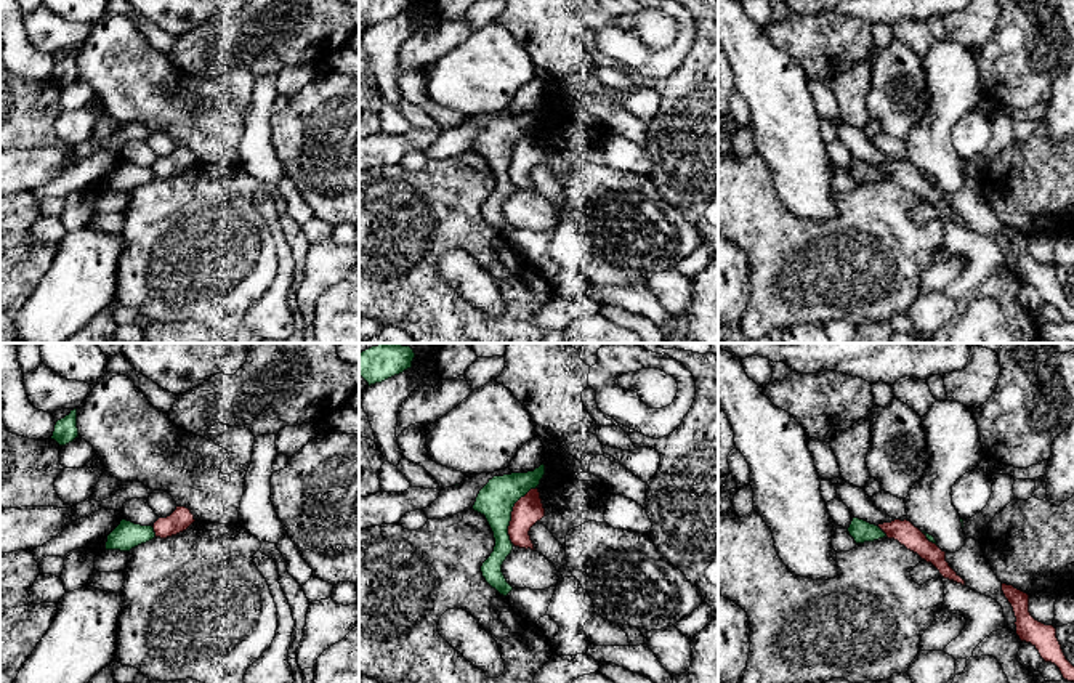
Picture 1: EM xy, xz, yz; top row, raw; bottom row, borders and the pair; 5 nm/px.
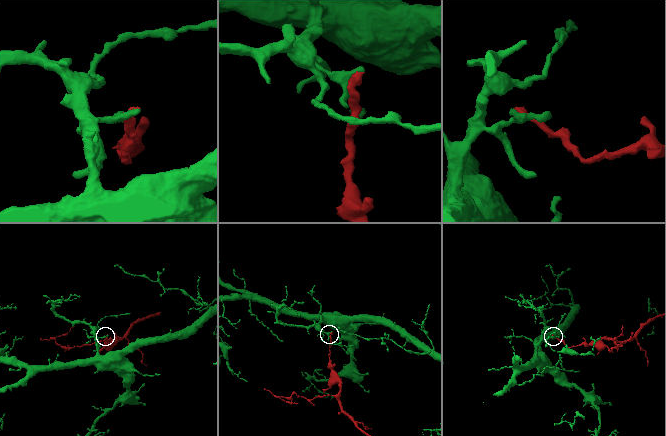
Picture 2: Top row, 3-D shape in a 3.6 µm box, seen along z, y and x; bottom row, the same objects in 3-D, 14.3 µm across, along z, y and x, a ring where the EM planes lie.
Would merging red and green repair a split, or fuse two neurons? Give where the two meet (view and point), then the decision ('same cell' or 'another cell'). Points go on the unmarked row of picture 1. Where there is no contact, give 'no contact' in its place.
xz (512, 154) | another cell

